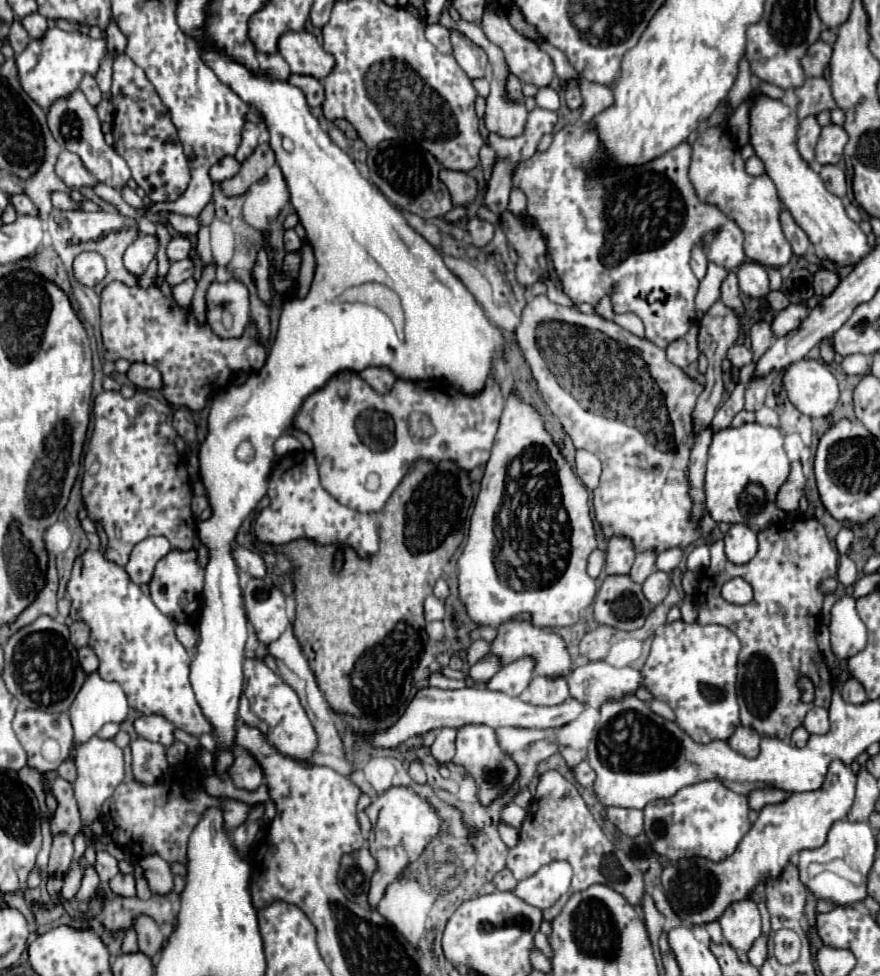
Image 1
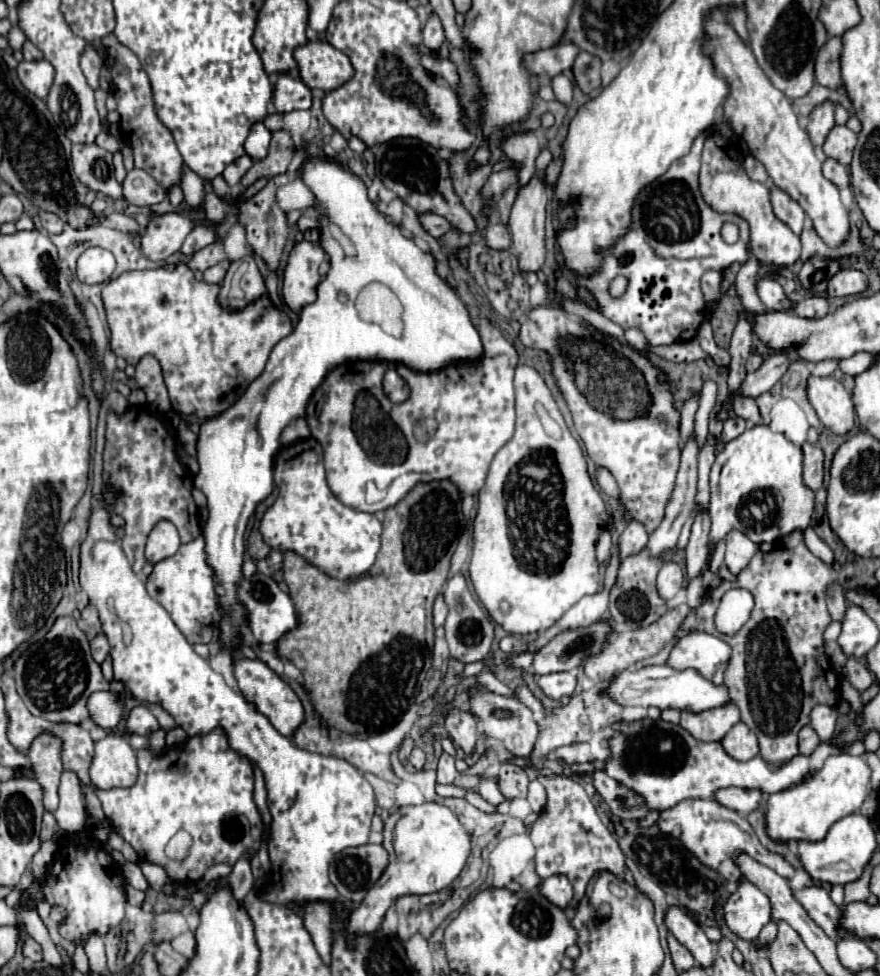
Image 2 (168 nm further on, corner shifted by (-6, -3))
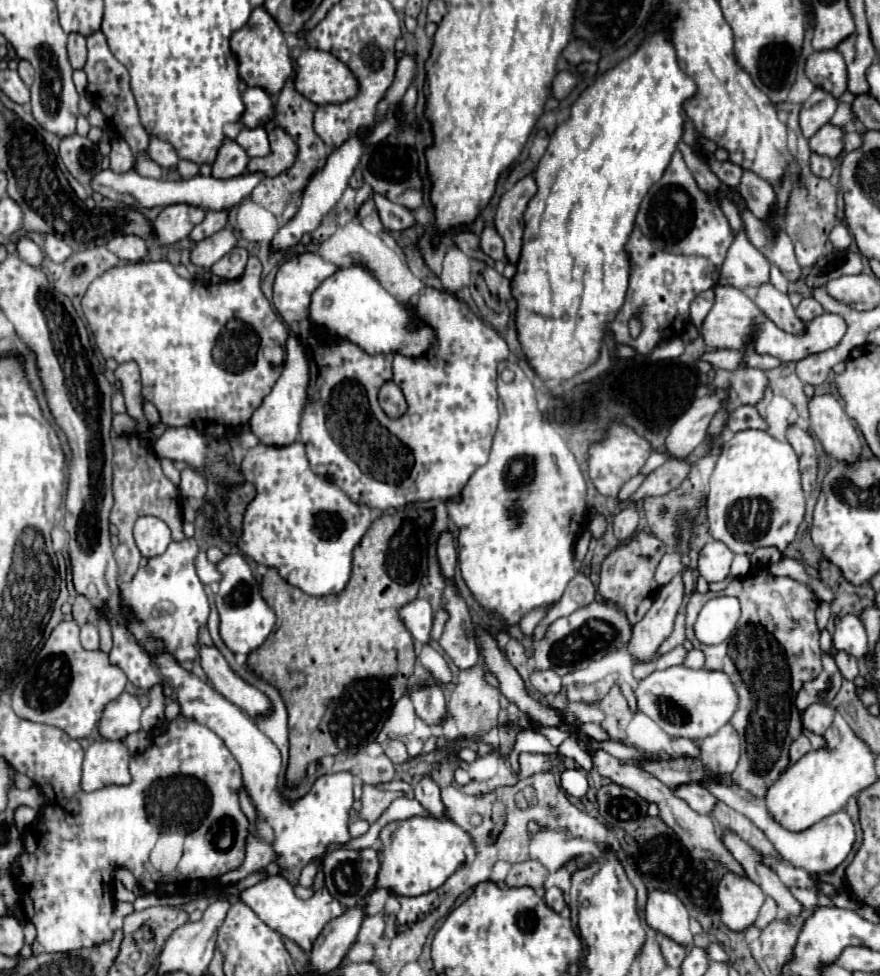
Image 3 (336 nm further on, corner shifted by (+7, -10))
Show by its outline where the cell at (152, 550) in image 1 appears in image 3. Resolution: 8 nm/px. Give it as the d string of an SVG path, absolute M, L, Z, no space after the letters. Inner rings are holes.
M142 515L136 521L134 539L136 539L136 545L138 545L140 553L148 559L156 557L156 555L162 555L172 541L168 525L162 519L152 517L152 515Z

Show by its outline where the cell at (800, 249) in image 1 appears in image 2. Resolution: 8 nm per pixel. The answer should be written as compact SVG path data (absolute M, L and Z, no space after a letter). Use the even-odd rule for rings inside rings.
M775 186L771 188L771 204L773 204L775 216L783 224L787 224L793 234L799 236L803 232L803 228L805 228L805 212L803 212L803 208Z

